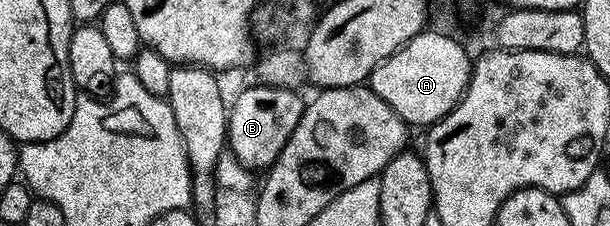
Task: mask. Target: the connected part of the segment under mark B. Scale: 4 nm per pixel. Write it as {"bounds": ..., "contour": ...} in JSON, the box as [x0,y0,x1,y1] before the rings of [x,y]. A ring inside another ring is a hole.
{"bounds":[226,86,306,172],"contour":[[[248,86],[236,99],[231,99],[226,146],[241,165],[264,172],[276,161],[298,120],[302,120],[306,102],[296,94],[295,89],[286,87]]]}

